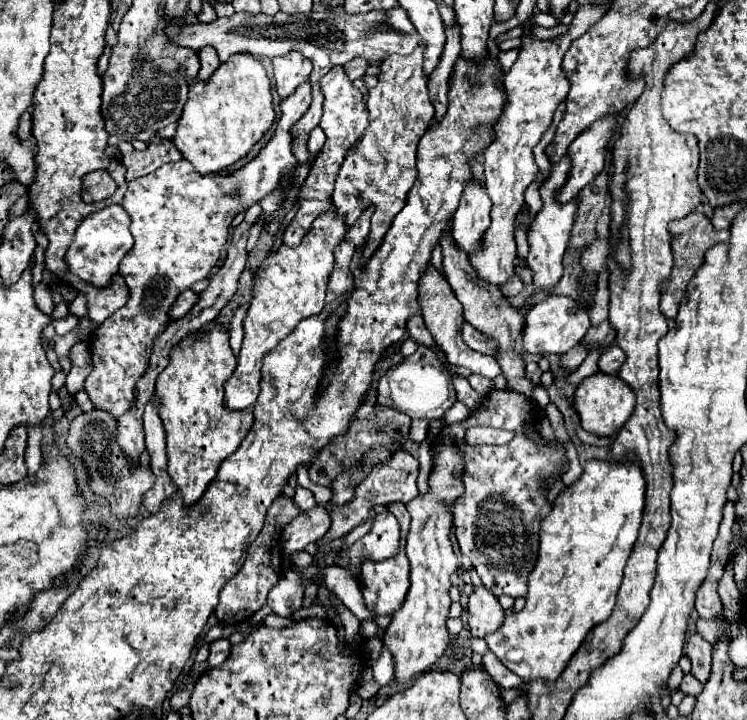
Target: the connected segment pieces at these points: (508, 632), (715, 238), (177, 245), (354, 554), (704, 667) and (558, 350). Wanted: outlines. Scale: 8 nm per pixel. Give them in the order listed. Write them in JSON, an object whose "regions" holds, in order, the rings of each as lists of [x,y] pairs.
{"regions":[[[[587,460],[583,474],[571,486],[567,486],[555,500],[551,514],[541,526],[539,560],[529,574],[527,604],[521,612],[511,614],[501,624],[499,632],[487,636],[489,650],[519,678],[523,680],[555,680],[577,652],[579,644],[587,638],[587,632],[607,620],[615,606],[615,598],[623,580],[623,568],[637,540],[645,506],[645,478],[637,462],[629,460]]],[[[691,212],[683,220],[673,220],[669,224],[673,236],[673,272],[671,284],[675,288],[685,288],[695,270],[703,264],[705,252],[715,242],[727,242],[729,230],[715,232],[711,220],[703,212]]],[[[307,80],[295,94],[281,102],[281,118],[267,146],[233,174],[199,176],[191,168],[191,162],[179,160],[163,164],[155,172],[129,182],[121,206],[131,216],[135,246],[119,266],[119,274],[129,288],[129,302],[91,334],[89,352],[93,368],[85,378],[83,390],[89,394],[95,408],[117,418],[131,408],[135,400],[135,382],[147,370],[155,336],[171,322],[167,310],[173,300],[179,292],[207,278],[227,242],[233,218],[271,194],[279,176],[297,166],[297,158],[291,152],[291,126],[309,110],[309,106],[311,82]]],[[[389,512],[377,514],[371,532],[351,546],[345,546],[335,558],[335,566],[347,568],[355,578],[359,578],[359,564],[365,558],[385,560],[395,556],[399,550],[399,524]]],[[[699,634],[689,636],[687,646],[685,646],[685,654],[689,656],[689,660],[691,660],[691,664],[693,664],[691,674],[693,674],[701,684],[707,682],[709,672],[711,672],[711,652],[713,652],[713,646],[711,646],[705,638],[701,638]]],[[[549,294],[541,302],[537,302],[529,314],[525,316],[525,328],[523,328],[523,348],[529,354],[563,354],[571,350],[577,340],[585,336],[589,330],[589,314],[587,312],[569,312],[569,308],[575,306],[573,298]]]]}

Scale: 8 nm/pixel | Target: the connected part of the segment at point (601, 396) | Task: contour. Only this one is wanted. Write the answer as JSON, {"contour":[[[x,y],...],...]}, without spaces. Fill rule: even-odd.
{"contour":[[[603,372],[587,376],[575,390],[575,412],[579,414],[581,426],[587,432],[593,432],[597,436],[615,436],[617,430],[625,424],[625,420],[631,416],[631,408],[635,406],[635,394],[623,380],[617,376],[607,376]]]}

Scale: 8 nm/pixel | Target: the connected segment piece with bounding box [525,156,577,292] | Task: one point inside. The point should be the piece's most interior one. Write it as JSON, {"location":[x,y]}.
{"location":[548,238]}

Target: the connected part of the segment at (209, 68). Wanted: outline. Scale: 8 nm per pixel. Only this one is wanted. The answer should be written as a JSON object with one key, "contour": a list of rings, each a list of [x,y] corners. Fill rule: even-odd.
{"contour":[[[211,46],[201,48],[197,54],[199,54],[199,60],[201,60],[201,70],[199,70],[197,78],[199,80],[207,80],[211,76],[211,72],[215,72],[219,68],[219,64],[221,64],[219,56],[217,56],[215,48],[211,48]]]}

